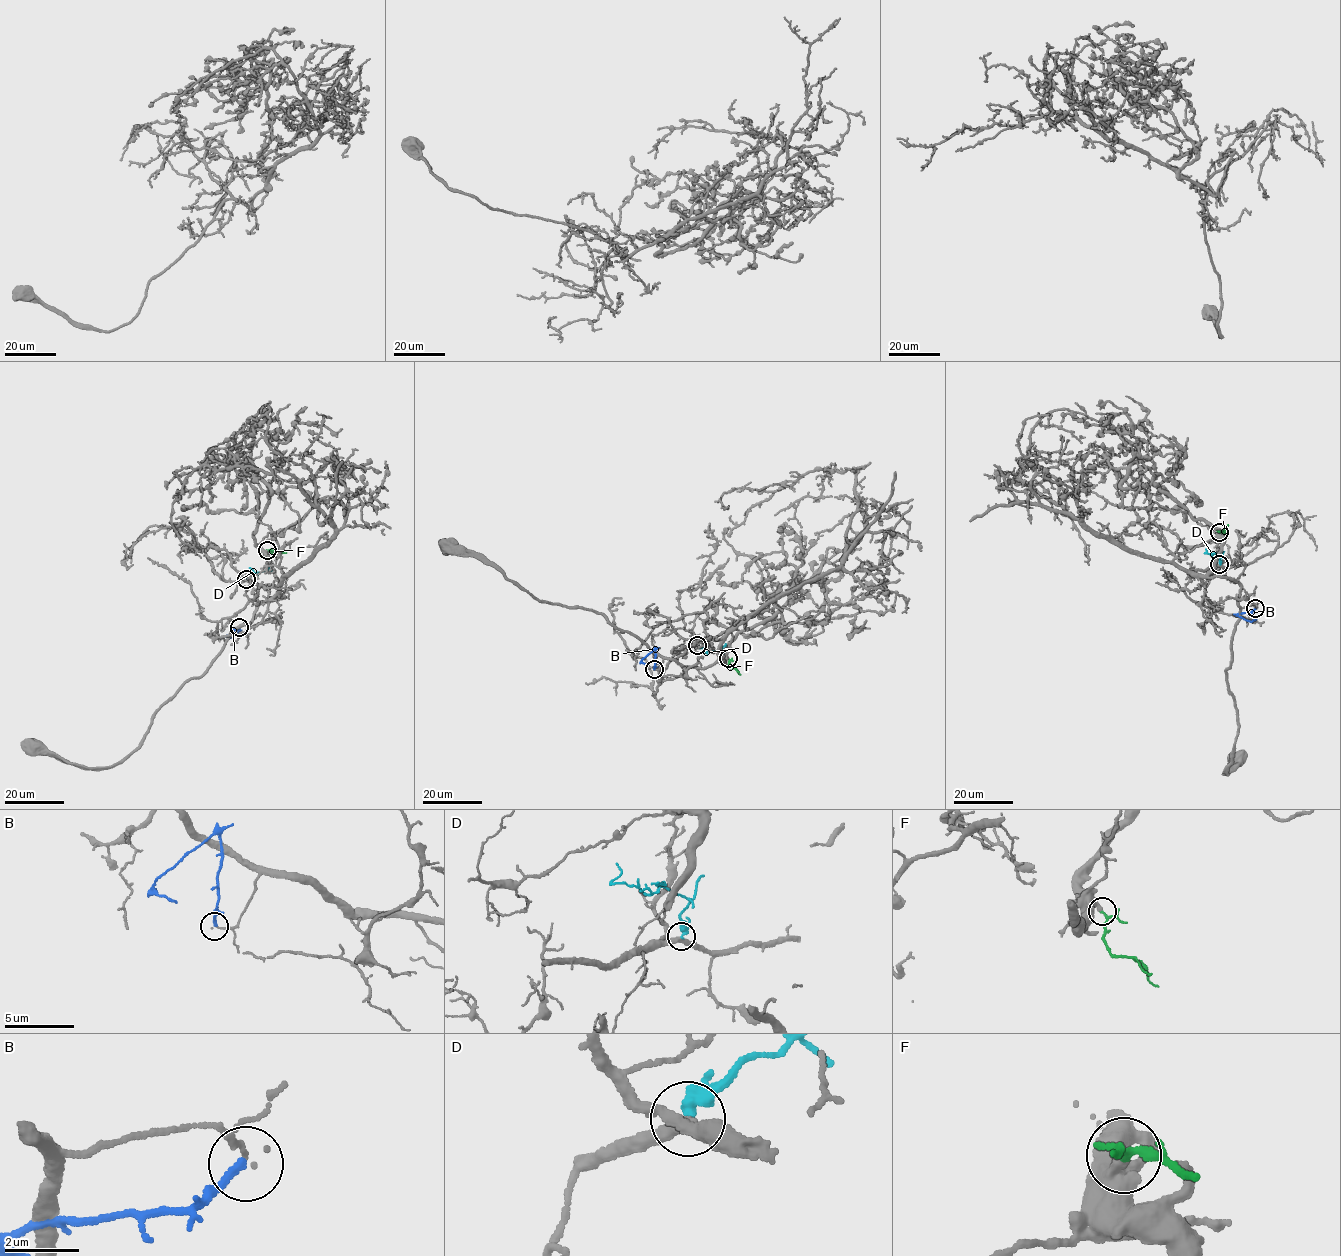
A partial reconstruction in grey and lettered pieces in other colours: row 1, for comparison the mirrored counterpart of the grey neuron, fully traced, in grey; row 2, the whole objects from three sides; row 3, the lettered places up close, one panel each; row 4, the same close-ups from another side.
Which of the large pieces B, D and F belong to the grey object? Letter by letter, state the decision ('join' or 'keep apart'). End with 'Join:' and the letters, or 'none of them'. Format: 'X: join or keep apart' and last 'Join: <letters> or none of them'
B: keep apart
D: keep apart
F: keep apart
Join: none of them

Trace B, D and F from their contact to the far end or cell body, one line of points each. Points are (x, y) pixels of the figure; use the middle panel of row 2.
B: (654, 669), (654, 650), (641, 659), (646, 665)
D: (698, 645), (708, 651), (718, 651), (726, 644)
F: (728, 659), (729, 666), (740, 674)

